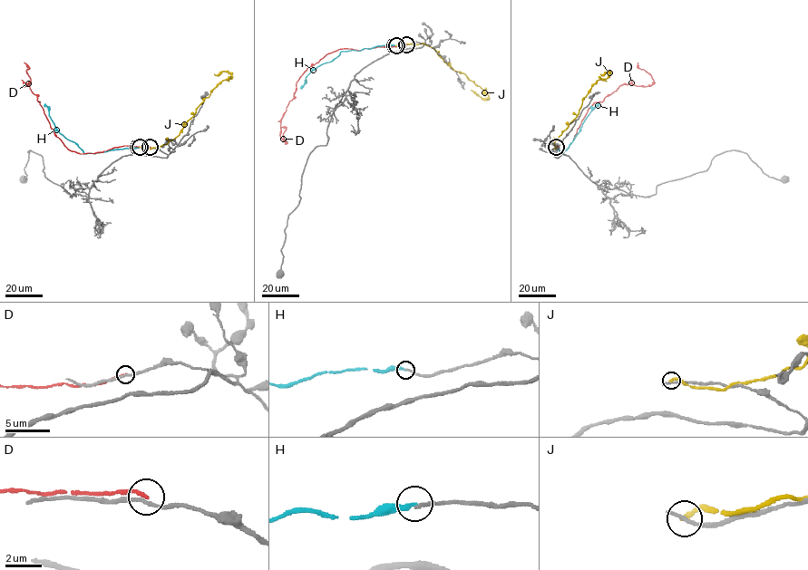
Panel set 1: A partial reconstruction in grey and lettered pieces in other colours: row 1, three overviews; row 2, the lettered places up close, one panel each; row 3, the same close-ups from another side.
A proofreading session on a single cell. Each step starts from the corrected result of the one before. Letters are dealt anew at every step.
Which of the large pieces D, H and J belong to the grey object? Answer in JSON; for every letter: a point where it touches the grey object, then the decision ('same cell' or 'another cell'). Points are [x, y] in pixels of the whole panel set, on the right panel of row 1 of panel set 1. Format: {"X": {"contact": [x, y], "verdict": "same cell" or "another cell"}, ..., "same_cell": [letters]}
{"D": {"contact": [555, 147], "verdict": "another cell"}, "H": {"contact": [556, 147], "verdict": "same cell"}, "J": {"contact": [556, 147], "verdict": "another cell"}, "same_cell": ["H"]}

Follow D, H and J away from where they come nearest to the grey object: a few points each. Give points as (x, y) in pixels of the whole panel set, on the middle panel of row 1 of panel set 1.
D: (406, 44), (338, 49), (326, 54), (296, 82), (281, 120), (280, 136), (287, 142), (286, 129), (281, 127)
H: (394, 45), (341, 52), (331, 61), (311, 72), (300, 88)
J: (396, 45), (424, 43), (433, 47), (443, 61), (465, 75), (489, 97), (481, 98), (471, 90)

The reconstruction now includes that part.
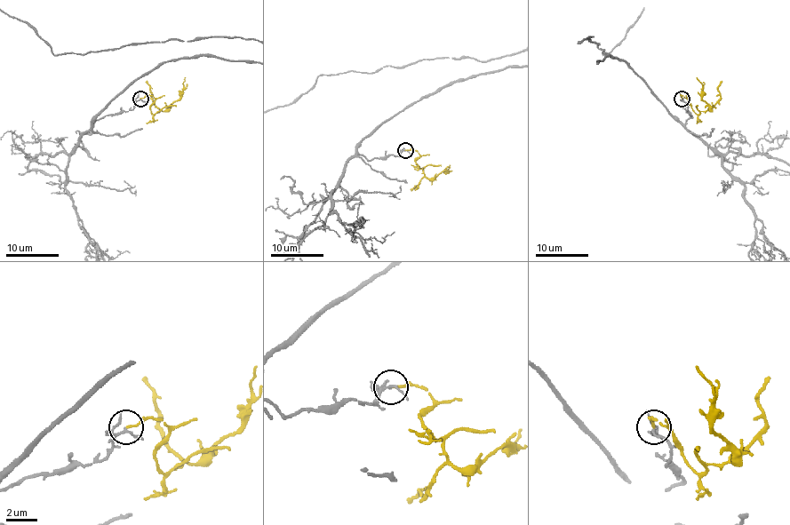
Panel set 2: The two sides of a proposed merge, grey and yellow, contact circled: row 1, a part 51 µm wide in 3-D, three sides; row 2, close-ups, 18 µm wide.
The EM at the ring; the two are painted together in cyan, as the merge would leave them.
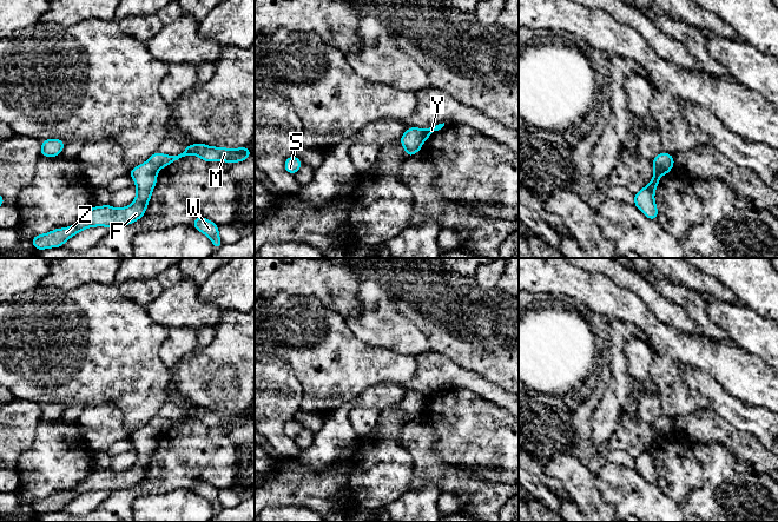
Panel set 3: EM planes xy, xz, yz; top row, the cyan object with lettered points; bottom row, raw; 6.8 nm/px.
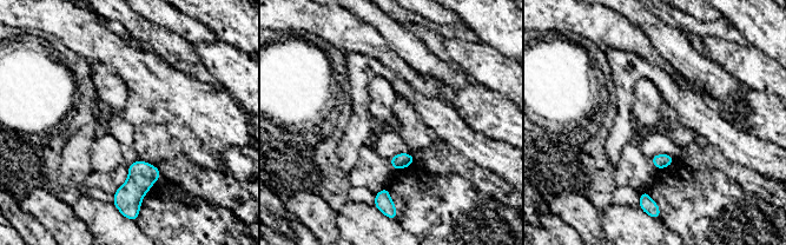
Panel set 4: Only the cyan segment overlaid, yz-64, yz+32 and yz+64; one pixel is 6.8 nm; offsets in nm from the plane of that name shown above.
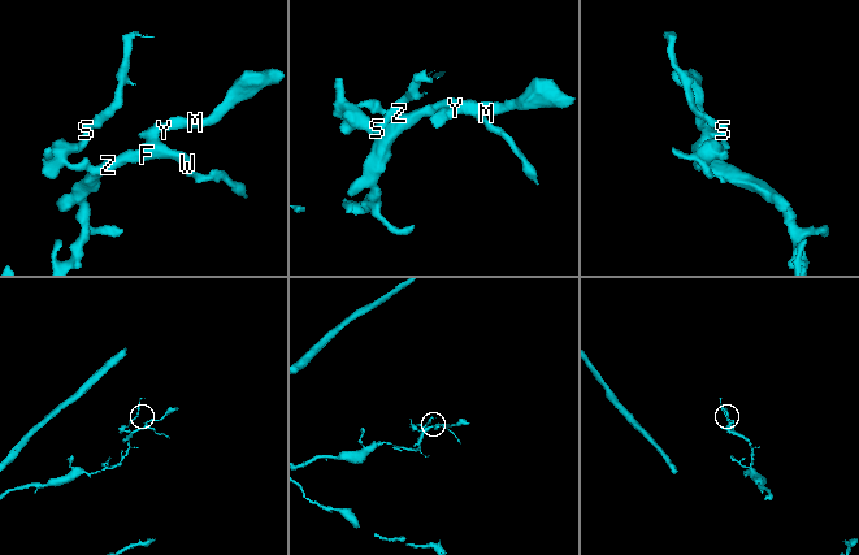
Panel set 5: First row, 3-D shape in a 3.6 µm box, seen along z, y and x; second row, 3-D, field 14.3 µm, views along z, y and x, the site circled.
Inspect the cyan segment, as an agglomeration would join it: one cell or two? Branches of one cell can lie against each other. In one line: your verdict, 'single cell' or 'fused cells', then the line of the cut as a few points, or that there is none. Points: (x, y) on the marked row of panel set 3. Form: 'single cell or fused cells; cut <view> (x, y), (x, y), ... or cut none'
single cell; cut none

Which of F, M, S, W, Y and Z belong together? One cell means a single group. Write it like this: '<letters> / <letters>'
F M S W Y Z

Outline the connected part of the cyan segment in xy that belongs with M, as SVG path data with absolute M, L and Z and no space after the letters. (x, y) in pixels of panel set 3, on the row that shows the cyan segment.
M199 143L185 146L184 152L178 156L167 156L156 152L146 163L140 164L128 172L137 187L137 197L131 205L123 209L114 209L110 204L105 206L93 206L73 226L55 229L48 233L34 236L32 238L32 244L37 251L50 247L60 247L67 239L87 227L114 227L137 222L145 214L152 191L157 183L158 171L189 154L198 156L204 161L229 163L243 161L252 156L246 146L230 150L226 147L212 147Z

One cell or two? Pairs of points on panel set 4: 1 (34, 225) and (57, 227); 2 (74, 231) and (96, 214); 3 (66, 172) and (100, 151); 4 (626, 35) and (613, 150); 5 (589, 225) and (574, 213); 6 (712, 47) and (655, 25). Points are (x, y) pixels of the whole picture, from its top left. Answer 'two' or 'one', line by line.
1: two
2: two
3: two
4: two
5: one
6: two

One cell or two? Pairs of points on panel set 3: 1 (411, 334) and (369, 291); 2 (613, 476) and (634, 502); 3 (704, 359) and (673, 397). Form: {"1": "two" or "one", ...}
{"1": "one", "2": "one", "3": "one"}

